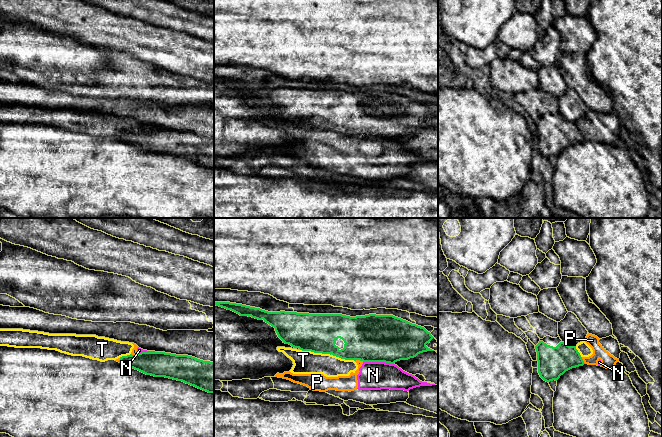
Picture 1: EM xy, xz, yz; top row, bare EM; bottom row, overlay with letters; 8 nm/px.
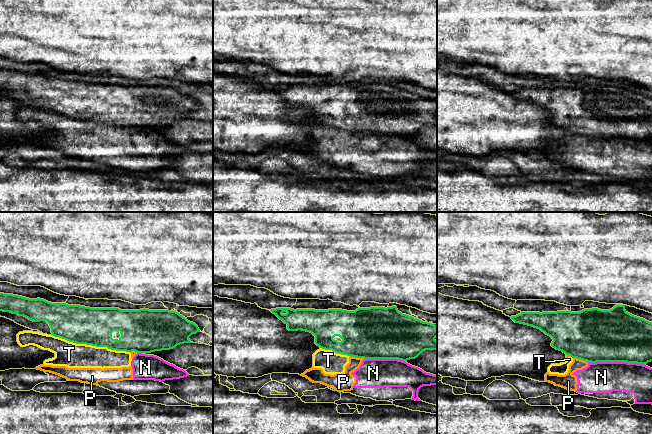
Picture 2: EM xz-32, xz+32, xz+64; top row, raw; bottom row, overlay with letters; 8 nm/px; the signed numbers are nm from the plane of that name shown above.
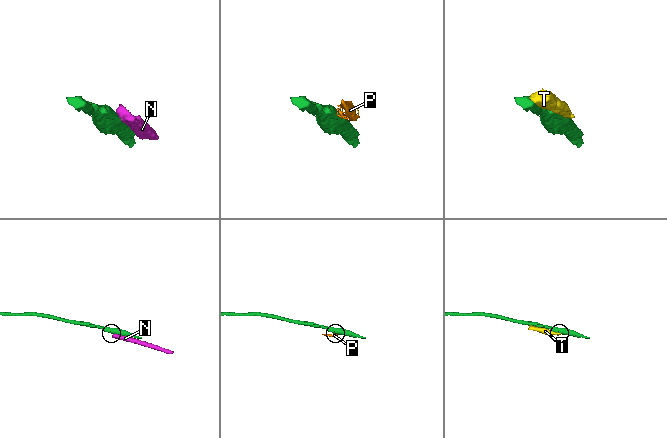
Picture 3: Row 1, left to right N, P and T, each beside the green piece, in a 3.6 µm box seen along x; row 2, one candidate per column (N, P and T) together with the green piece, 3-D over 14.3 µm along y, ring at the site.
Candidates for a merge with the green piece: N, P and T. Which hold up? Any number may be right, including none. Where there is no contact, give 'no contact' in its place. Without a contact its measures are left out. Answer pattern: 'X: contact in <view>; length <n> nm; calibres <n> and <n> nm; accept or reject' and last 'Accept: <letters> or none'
N: contact in xz; length 240 nm; calibres 380 and 220 nm; reject
P: contact in xz; length 70 nm; calibres 380 and 130 nm; reject
T: contact in xz; length 260 nm; calibres 300 and 190 nm; reject
Accept: none

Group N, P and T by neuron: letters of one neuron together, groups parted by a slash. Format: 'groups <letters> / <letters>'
groups N P T

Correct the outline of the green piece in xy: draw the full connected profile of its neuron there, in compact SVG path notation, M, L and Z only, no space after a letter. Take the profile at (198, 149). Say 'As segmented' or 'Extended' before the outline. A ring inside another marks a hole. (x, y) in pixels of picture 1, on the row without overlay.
As segmented. M141 128L120 133L118 137L146 151L165 153L214 169L214 138L188 131Z

